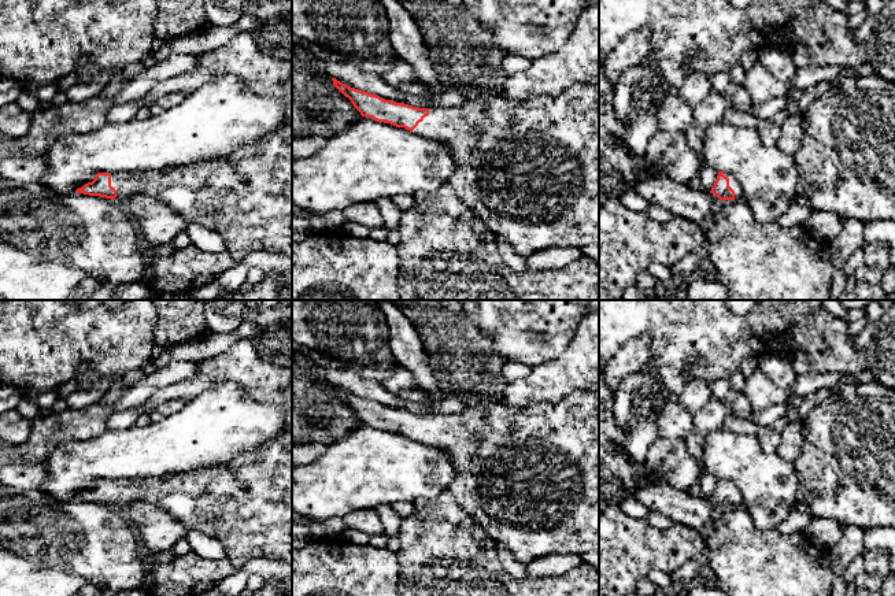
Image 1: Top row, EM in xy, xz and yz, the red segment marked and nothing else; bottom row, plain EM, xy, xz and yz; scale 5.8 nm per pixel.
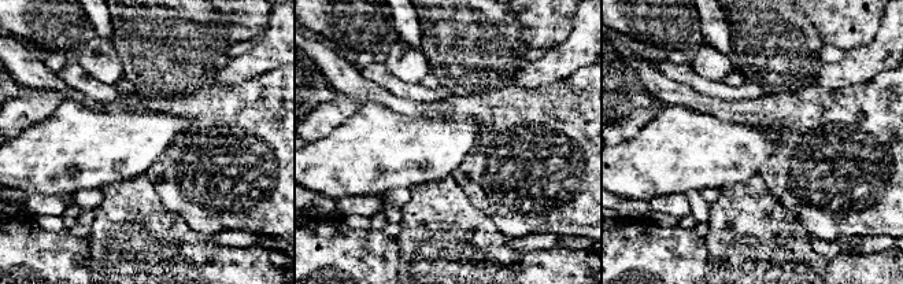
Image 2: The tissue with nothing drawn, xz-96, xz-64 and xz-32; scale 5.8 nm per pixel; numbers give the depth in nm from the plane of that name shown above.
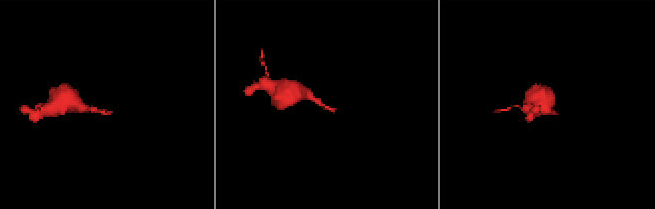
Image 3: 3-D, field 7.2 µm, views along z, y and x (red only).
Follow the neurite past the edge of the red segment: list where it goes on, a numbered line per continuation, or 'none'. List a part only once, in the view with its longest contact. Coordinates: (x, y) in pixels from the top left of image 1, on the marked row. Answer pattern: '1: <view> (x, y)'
1: yz (733, 184)

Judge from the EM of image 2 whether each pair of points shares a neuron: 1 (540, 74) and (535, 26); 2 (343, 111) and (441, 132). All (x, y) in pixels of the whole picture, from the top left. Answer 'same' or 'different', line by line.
1: different
2: different

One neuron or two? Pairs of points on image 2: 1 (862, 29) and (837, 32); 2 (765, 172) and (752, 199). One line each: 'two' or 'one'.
1: one
2: two

